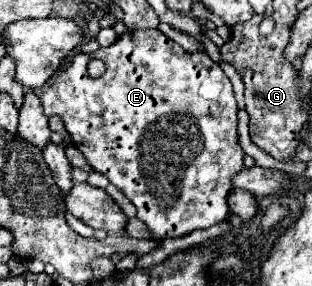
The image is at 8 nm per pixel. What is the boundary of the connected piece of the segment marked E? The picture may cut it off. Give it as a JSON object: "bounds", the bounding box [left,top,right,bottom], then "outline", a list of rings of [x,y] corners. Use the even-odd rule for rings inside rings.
{"bounds":[39,30,245,240],"outline":[[[131,30],[131,32],[125,32],[123,36],[119,36],[115,44],[111,44],[107,48],[99,48],[93,54],[83,54],[83,52],[73,54],[69,64],[61,72],[55,74],[53,84],[39,94],[39,100],[41,100],[45,116],[59,116],[63,120],[65,130],[71,136],[71,142],[75,144],[77,150],[83,152],[83,156],[93,166],[93,170],[105,174],[109,178],[109,182],[115,184],[137,206],[137,218],[141,222],[145,222],[145,226],[151,232],[153,240],[179,238],[179,236],[185,236],[185,234],[189,234],[189,232],[193,232],[197,228],[209,228],[209,226],[213,226],[217,222],[223,222],[227,218],[227,214],[229,214],[227,194],[231,190],[231,178],[233,178],[233,174],[237,174],[243,168],[245,152],[241,150],[239,140],[237,140],[237,114],[235,114],[237,102],[235,102],[235,96],[233,96],[231,82],[225,76],[225,72],[219,68],[219,64],[215,64],[207,56],[207,53],[189,53],[185,51],[171,38],[167,38],[161,30]],[[91,58],[99,58],[101,62],[105,62],[103,76],[99,76],[99,78],[89,76],[87,64],[89,64]]]}

